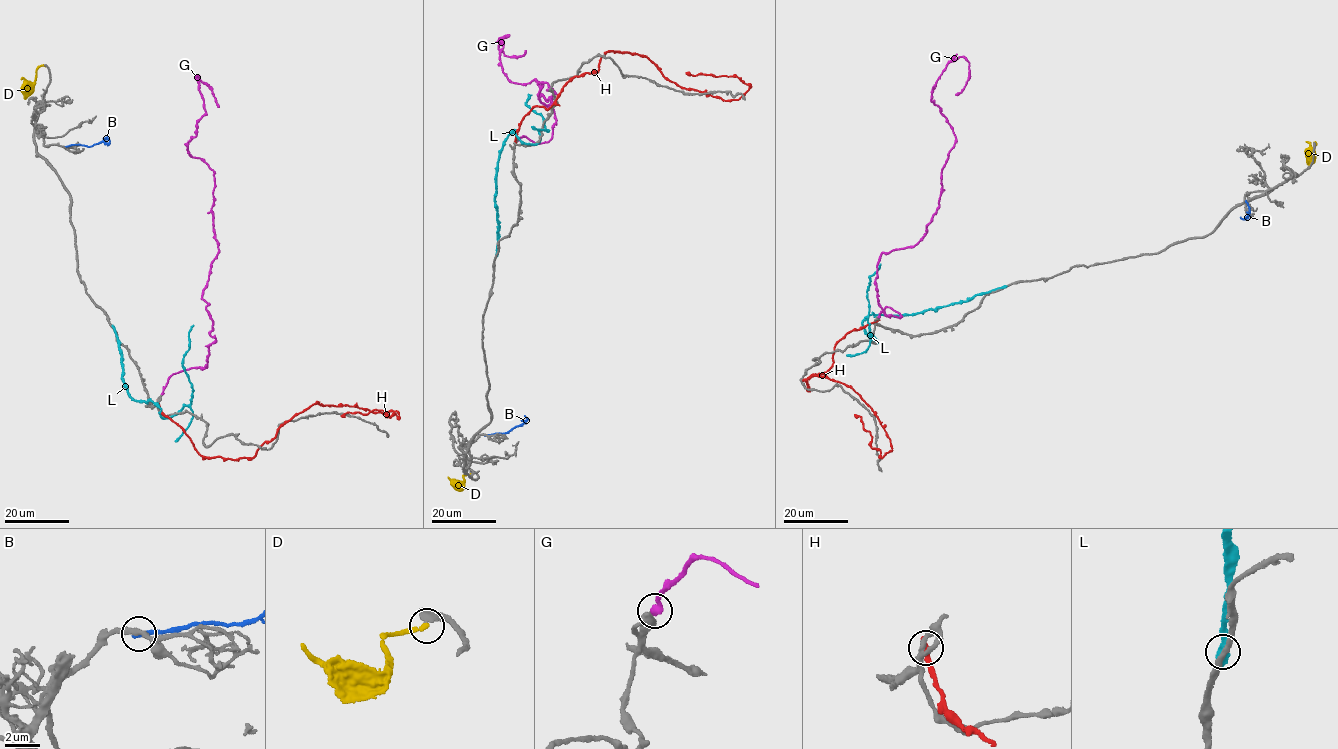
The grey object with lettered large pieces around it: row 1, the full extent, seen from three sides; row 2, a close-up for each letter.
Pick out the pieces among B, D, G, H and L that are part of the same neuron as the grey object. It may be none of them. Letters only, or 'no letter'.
G

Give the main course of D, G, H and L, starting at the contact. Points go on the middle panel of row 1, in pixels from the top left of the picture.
D: (471, 473), (463, 476), (464, 486), (457, 488)
G: (517, 140), (548, 142), (555, 120), (546, 81), (546, 105), (503, 72), (500, 39), (526, 50)
H: (515, 142), (531, 108), (551, 106), (610, 50), (644, 56), (670, 81), (725, 100), (751, 85), (685, 73)
L: (497, 253), (502, 145), (515, 130), (523, 142), (537, 143), (545, 129), (540, 113), (525, 103), (531, 95)

